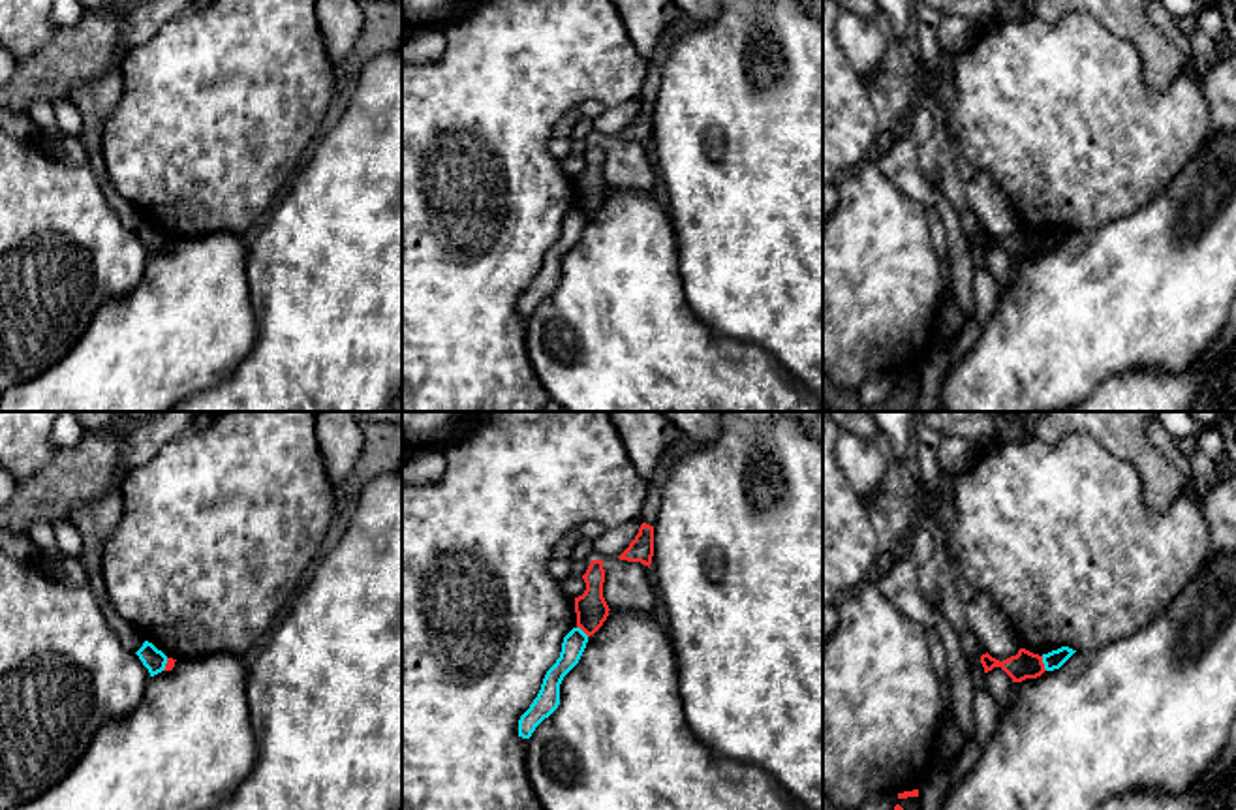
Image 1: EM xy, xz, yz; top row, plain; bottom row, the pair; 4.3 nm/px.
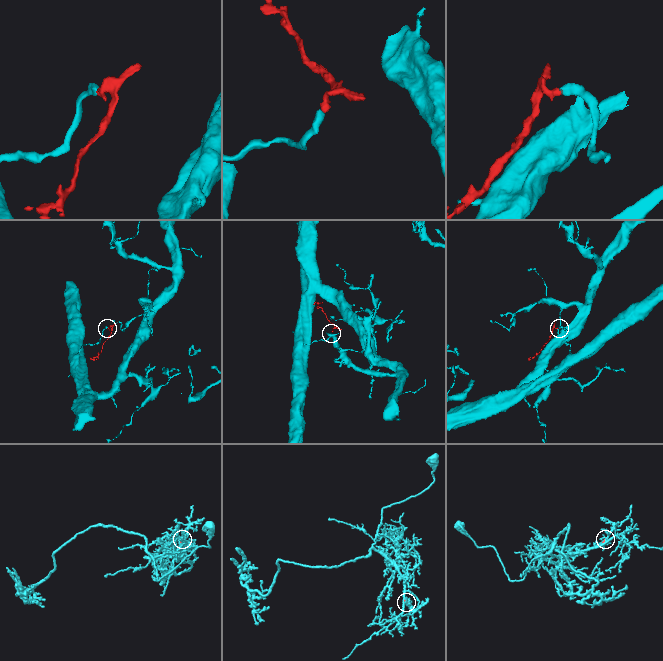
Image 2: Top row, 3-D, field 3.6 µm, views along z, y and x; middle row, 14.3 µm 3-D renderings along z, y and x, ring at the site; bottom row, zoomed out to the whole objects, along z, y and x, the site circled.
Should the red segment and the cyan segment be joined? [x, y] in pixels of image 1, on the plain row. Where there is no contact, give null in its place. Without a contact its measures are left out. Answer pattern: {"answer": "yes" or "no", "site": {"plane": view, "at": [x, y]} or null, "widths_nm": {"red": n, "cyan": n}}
{"answer": "no", "site": {"plane": "yz", "at": [1043, 243]}, "widths_nm": {"red": 120, "cyan": 80}}

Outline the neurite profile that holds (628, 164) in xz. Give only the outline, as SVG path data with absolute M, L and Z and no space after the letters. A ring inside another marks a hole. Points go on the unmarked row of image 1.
M620 137L605 139L603 177L609 188L652 190L657 169L650 147Z

